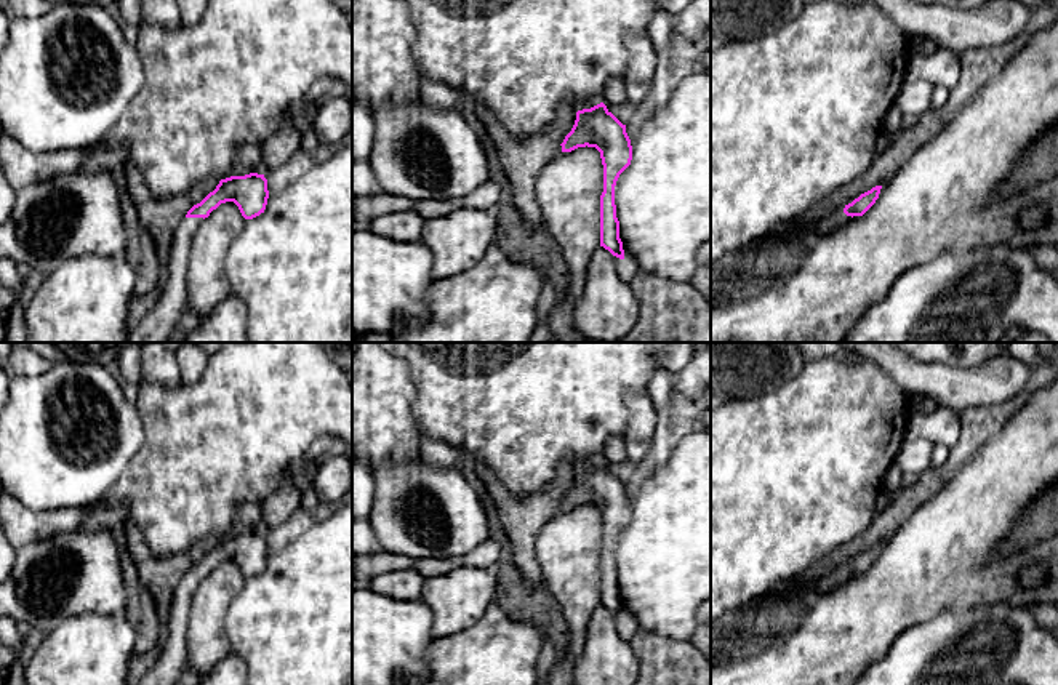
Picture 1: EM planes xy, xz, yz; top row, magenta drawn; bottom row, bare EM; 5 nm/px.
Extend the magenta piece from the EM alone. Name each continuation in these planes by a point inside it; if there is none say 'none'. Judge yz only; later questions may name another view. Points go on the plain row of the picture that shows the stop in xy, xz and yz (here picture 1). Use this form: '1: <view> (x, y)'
1: yz (831, 581)

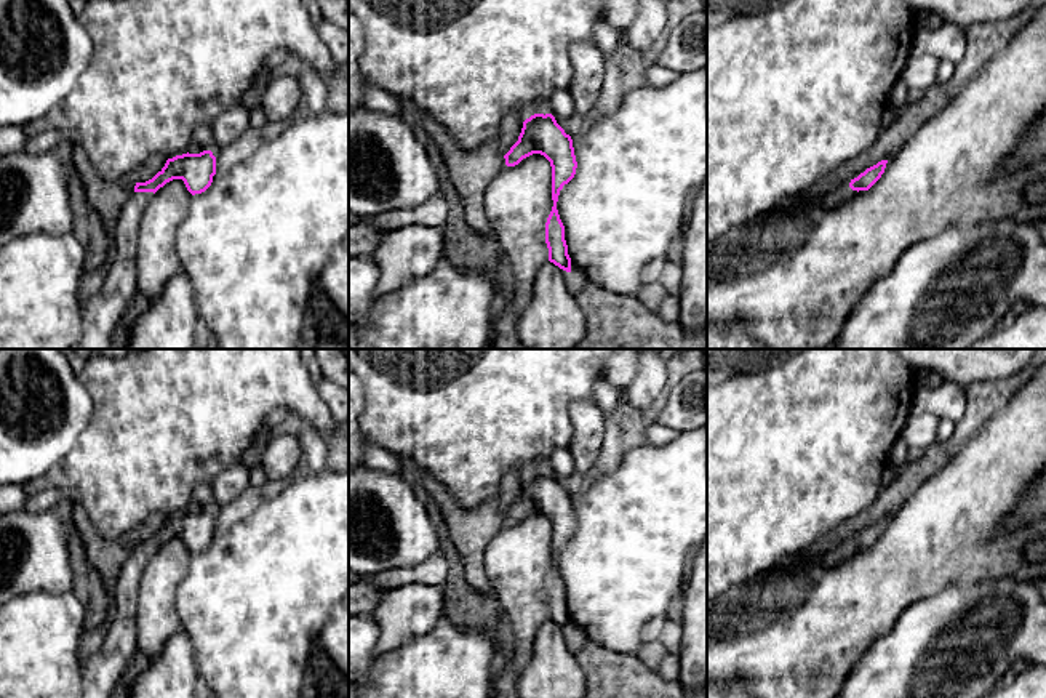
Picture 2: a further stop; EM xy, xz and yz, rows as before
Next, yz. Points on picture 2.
1: yz (837, 556)

